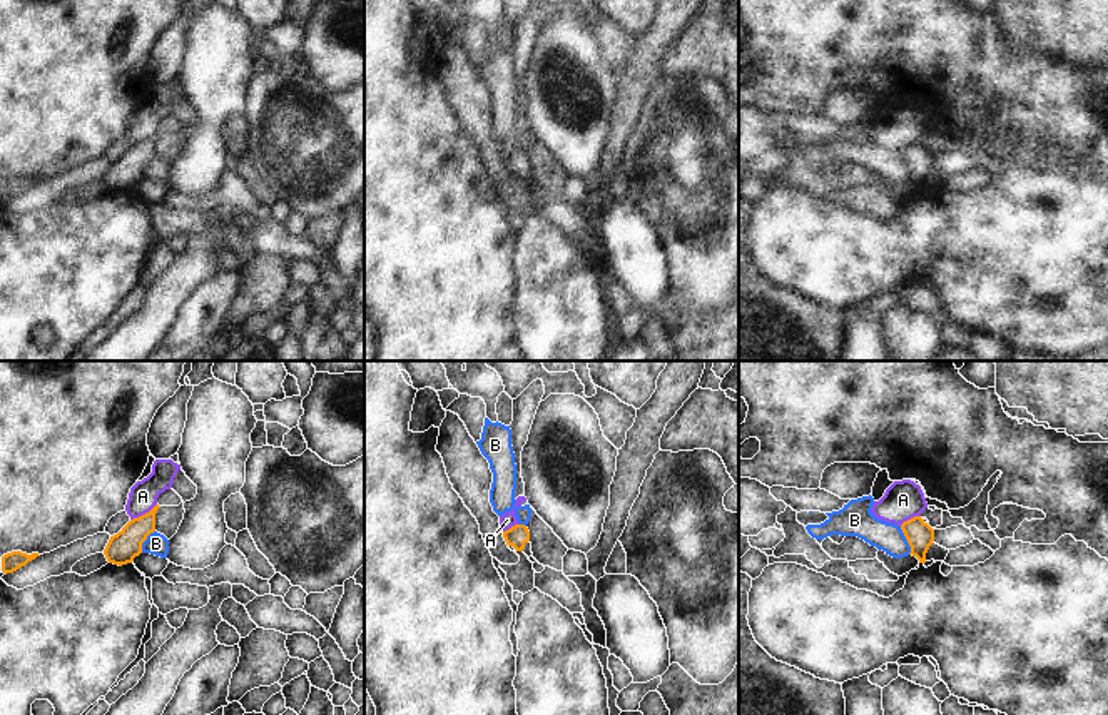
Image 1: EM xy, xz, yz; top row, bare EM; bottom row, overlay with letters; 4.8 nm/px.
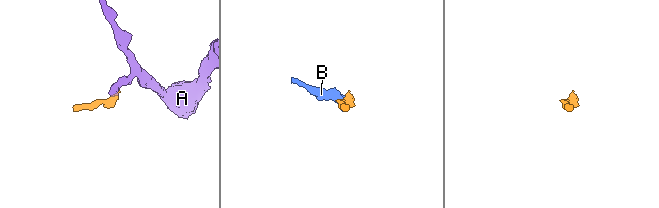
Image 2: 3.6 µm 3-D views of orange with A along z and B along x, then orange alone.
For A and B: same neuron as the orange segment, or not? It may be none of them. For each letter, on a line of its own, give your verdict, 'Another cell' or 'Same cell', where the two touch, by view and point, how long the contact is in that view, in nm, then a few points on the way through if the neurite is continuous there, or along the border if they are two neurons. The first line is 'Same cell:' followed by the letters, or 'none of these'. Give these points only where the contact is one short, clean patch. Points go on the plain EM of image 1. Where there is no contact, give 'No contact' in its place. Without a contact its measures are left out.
Same cell: none of these
A: Another cell. Touches orange at xy (142, 141). Shared border 150 nm. Boundary: xy (156, 129), (131, 146)
B: Another cell. Touches orange at yz (906, 164). Shared border 140 nm. Boundary: yz (899, 152), (909, 179)

